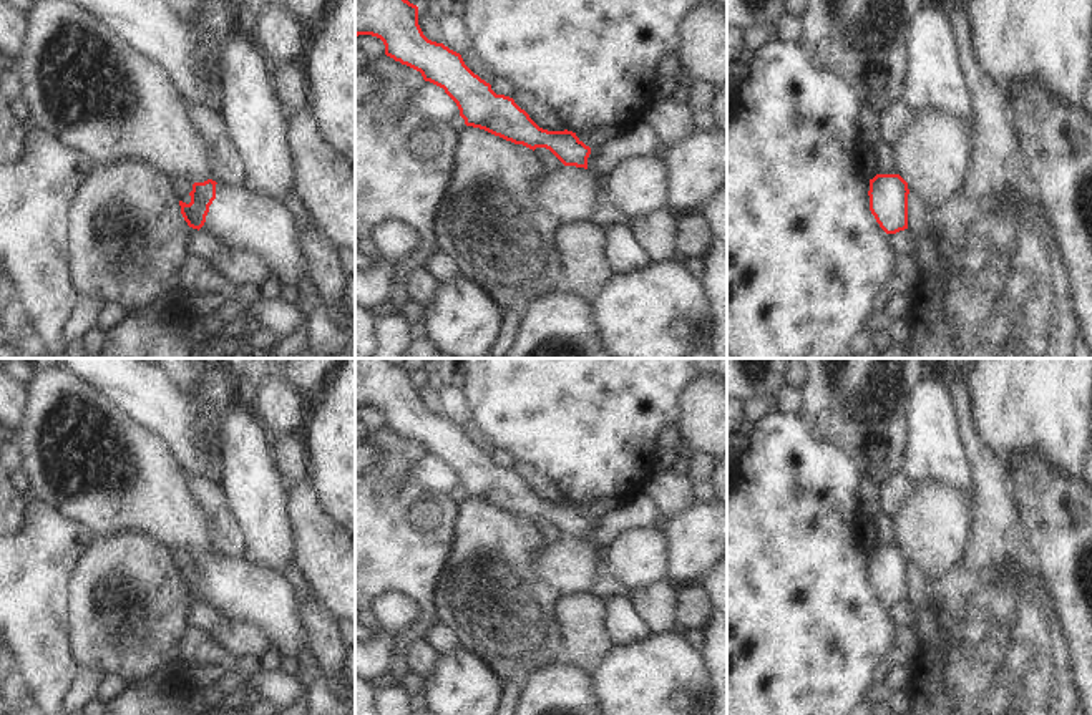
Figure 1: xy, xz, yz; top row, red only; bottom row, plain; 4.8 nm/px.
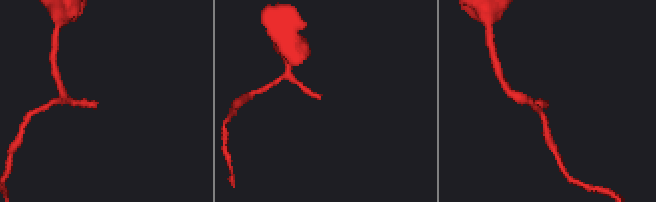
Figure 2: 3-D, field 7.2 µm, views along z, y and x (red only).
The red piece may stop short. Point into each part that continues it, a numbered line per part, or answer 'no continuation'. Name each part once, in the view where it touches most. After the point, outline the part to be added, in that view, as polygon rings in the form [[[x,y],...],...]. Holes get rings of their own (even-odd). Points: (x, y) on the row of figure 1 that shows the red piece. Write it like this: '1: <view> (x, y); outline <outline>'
1: xy (236, 218); outline [[[217,182],[202,232],[222,246],[259,254],[279,282],[295,287],[307,274],[295,222],[277,199]]]

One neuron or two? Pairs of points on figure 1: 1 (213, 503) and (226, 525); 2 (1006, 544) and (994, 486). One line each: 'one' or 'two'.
1: one
2: one

